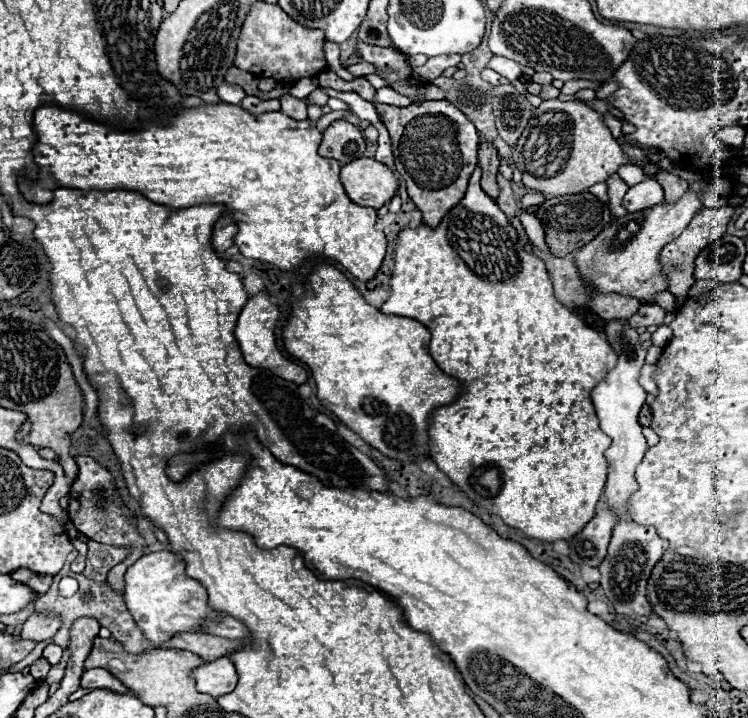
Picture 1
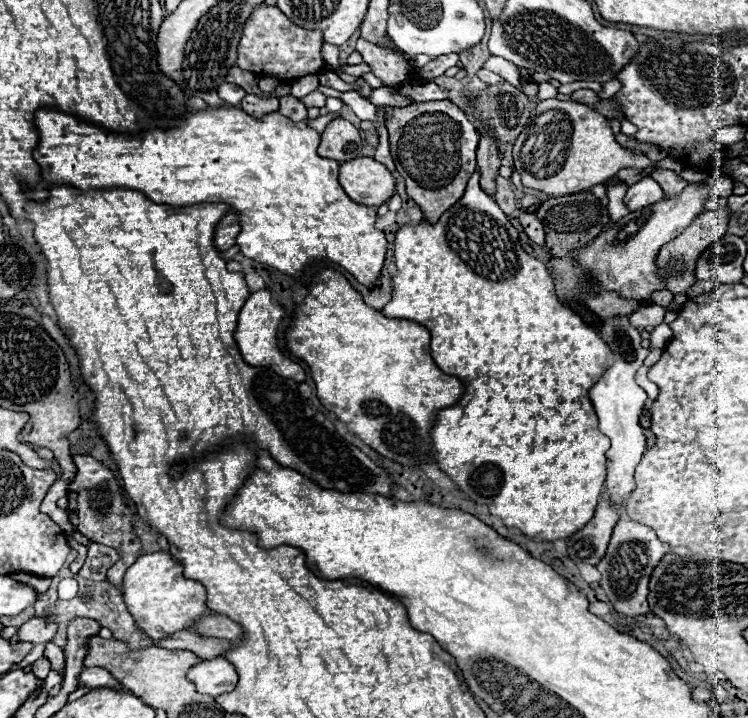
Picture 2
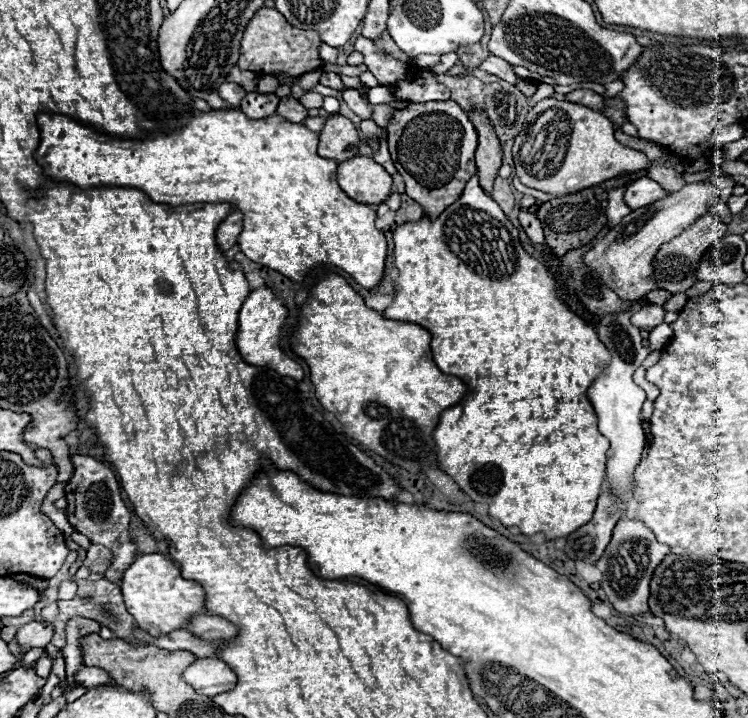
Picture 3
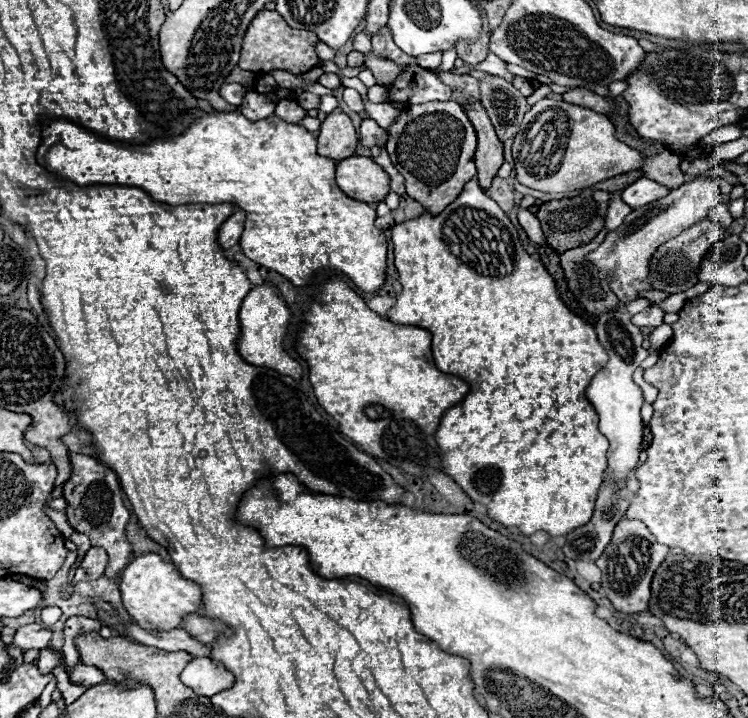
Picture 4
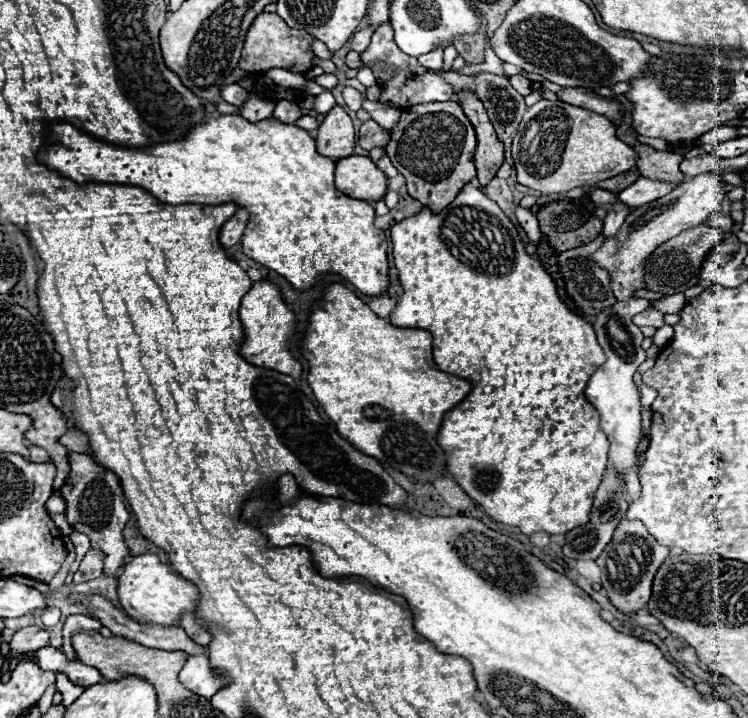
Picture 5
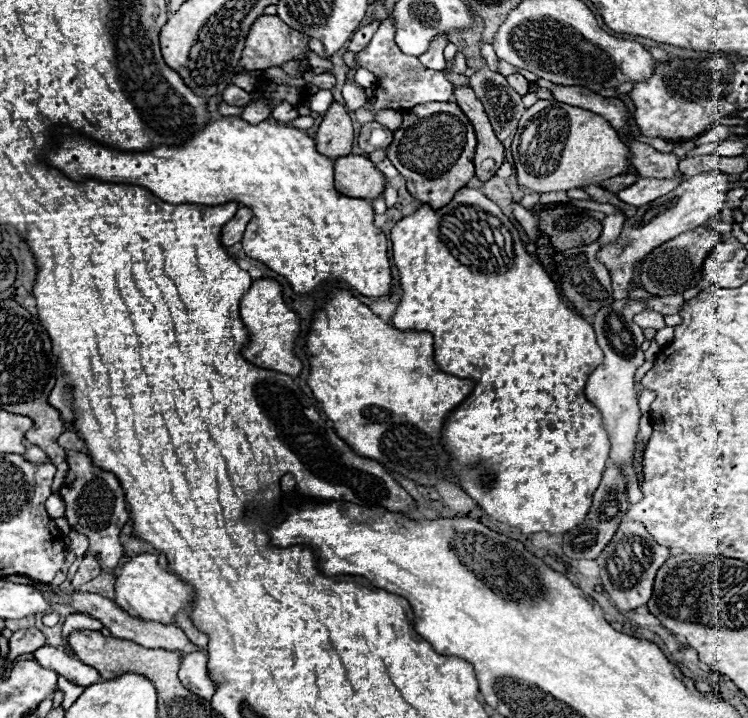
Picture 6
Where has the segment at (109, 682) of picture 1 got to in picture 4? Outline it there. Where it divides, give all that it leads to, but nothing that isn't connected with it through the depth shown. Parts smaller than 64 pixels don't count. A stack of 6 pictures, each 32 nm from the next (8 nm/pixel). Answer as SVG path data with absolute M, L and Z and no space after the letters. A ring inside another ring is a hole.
M78 664L78 666L70 672L70 680L72 680L74 684L80 684L80 686L96 686L96 684L108 682L108 678L104 676L102 670L94 668L94 666L84 666L84 664Z

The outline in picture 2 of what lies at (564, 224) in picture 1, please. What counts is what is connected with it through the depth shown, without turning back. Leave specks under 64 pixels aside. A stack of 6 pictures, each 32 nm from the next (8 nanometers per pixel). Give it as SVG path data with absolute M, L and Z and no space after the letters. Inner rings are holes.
M578 192L578 194L550 198L540 204L540 208L536 210L536 216L546 230L546 246L550 248L552 256L558 256L558 258L564 258L572 250L586 246L610 224L606 206L602 206L602 202L592 192Z

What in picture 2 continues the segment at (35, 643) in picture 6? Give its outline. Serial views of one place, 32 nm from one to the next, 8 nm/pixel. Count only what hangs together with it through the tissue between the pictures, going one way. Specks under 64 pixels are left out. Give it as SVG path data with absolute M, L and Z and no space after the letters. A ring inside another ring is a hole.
M34 616L26 624L20 626L18 630L18 640L22 642L32 642L32 644L46 644L54 638L58 630L58 624L54 618L46 616Z

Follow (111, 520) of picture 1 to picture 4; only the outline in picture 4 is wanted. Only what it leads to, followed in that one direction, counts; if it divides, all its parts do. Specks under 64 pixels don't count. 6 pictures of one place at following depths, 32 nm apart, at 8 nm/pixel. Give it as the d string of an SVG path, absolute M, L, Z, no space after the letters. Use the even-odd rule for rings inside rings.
M70 454L72 462L72 476L64 484L64 498L68 502L66 514L68 522L76 532L82 532L90 538L92 546L102 546L108 550L110 560L106 566L106 576L112 580L120 578L120 572L124 566L128 566L128 560L132 560L132 544L126 538L126 524L130 520L130 512L124 506L122 500L122 488L116 478L116 474L100 464L98 460L84 456L84 454Z

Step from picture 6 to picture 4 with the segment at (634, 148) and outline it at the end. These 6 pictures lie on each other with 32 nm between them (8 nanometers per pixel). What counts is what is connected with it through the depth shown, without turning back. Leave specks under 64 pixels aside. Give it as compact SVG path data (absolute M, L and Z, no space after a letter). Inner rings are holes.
M664 150L658 156L646 158L642 172L646 178L656 178L656 182L664 182L664 186L668 186L668 190L676 190L676 186L684 184L684 174L680 172L680 162L682 158Z

